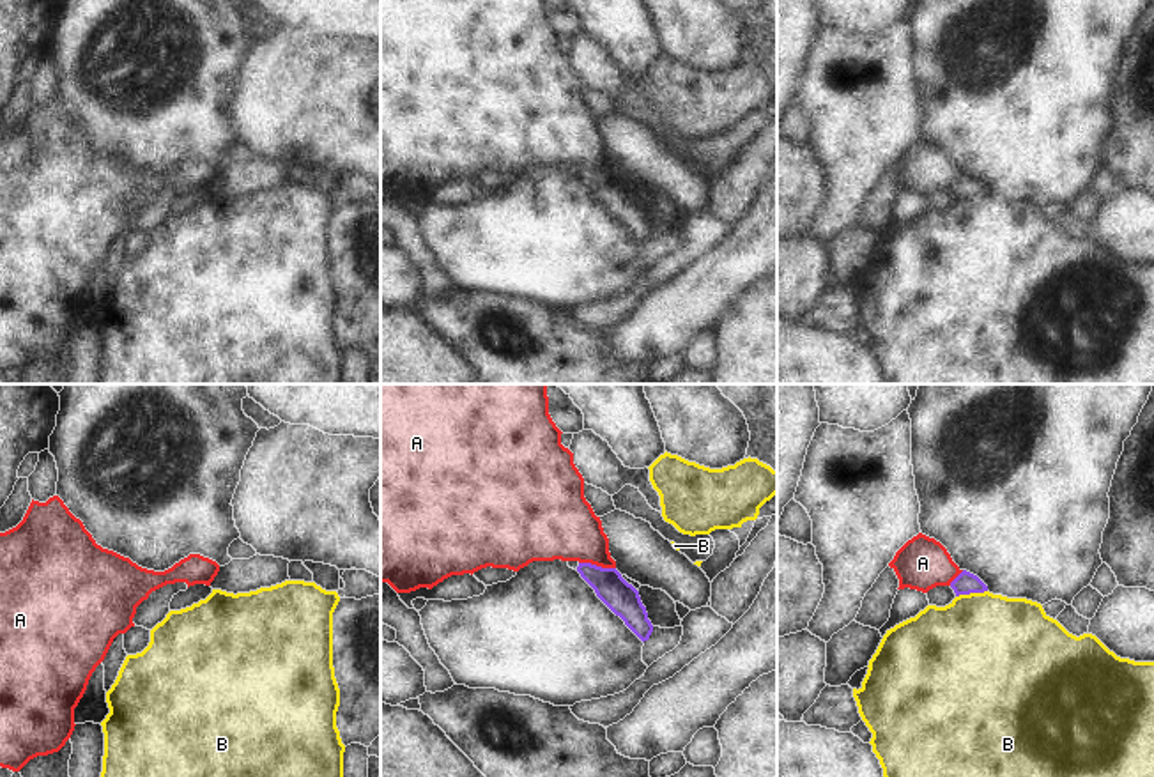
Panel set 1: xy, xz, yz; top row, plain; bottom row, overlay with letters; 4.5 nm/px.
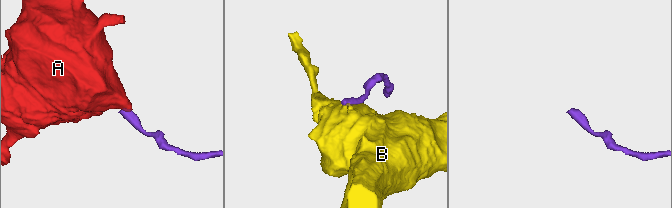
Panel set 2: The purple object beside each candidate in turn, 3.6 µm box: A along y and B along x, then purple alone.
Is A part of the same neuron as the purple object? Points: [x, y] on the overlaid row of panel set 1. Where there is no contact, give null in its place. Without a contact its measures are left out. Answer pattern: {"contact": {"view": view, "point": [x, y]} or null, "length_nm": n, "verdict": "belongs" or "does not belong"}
{"contact": {"view": "xz", "point": [595, 565]}, "length_nm": 170, "verdict": "does not belong"}

